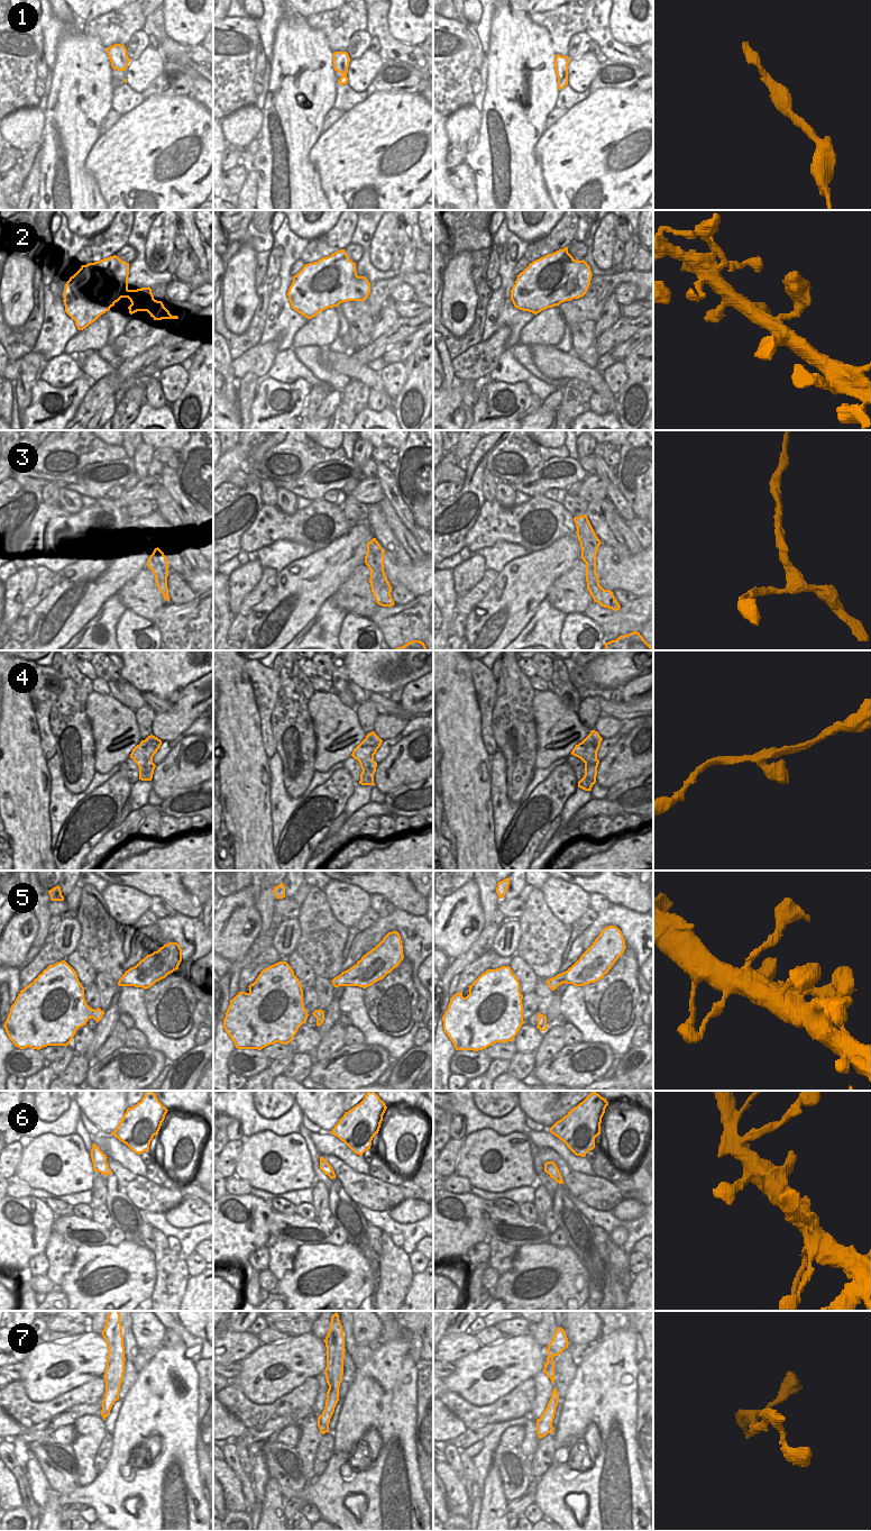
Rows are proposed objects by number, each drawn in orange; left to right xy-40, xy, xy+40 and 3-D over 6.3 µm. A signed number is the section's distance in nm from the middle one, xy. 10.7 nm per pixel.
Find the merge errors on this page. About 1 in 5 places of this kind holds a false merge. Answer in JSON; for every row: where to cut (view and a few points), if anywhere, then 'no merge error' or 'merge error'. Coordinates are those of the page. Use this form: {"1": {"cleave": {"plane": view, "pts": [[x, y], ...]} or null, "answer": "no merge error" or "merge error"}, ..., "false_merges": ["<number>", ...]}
{"1": {"cleave": null, "answer": "no merge error"}, "2": {"cleave": null, "answer": "no merge error"}, "3": {"cleave": null, "answer": "no merge error"}, "4": {"cleave": null, "answer": "no merge error"}, "5": {"cleave": null, "answer": "no merge error"}, "6": {"cleave": null, "answer": "no merge error"}, "7": {"cleave": null, "answer": "no merge error"}, "false_merges": []}

